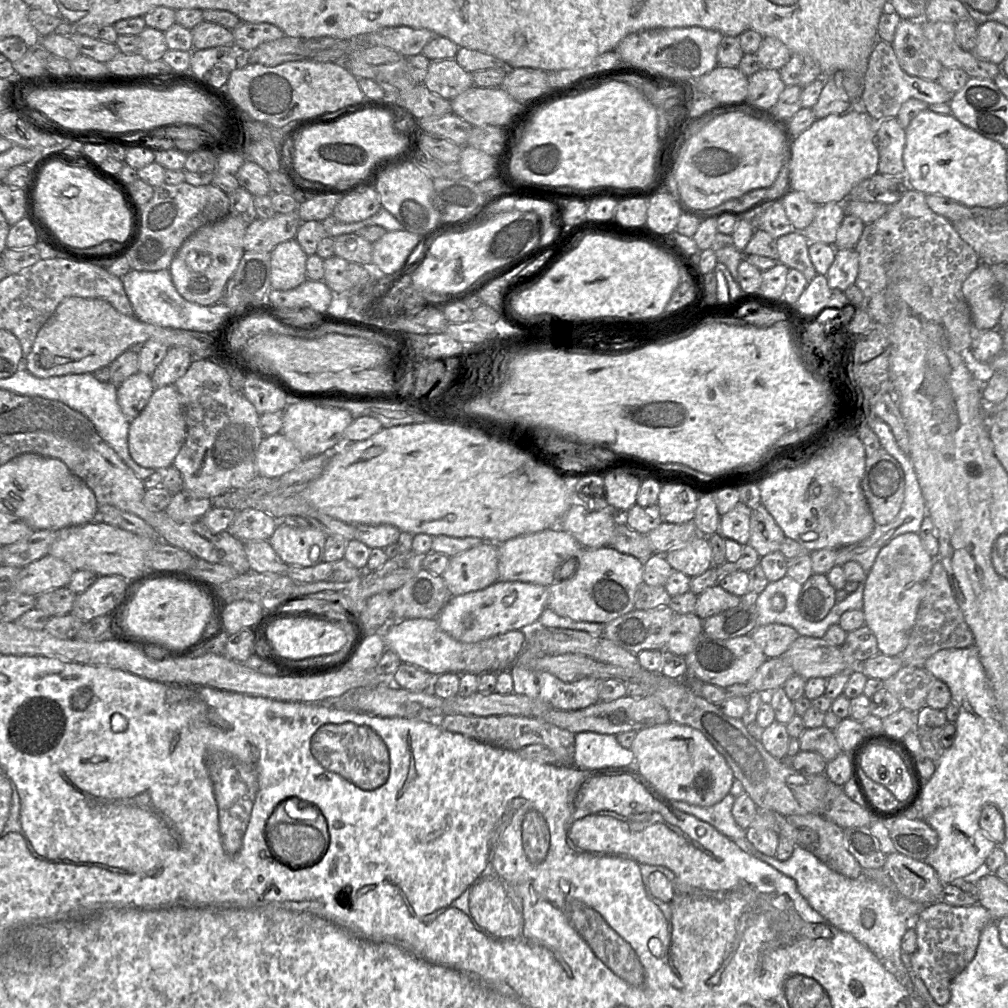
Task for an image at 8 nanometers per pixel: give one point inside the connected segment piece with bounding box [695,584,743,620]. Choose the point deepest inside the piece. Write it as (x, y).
(713, 600)

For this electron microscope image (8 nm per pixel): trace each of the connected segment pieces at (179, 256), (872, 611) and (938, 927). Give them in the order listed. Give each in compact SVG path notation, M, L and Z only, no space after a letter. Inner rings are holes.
M229 213L214 223L200 227L184 241L168 268L176 290L184 299L202 306L211 306L222 300L225 287L244 255L244 235L248 224L241 217Z
M910 532L899 535L878 553L864 582L863 612L865 614L865 624L874 633L881 654L891 657L899 656L906 648L921 601L925 595L926 583L934 561L935 559L925 550L919 533Z
M942 901L927 905L913 920L917 948L911 954L911 969L923 981L933 1000L945 1006L951 997L953 979L973 960L983 928L994 921L981 904L952 906Z

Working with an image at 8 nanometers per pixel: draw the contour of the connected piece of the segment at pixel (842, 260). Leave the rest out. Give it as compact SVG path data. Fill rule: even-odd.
M855 248L837 249L835 259L827 271L828 285L844 292L855 284L859 272L859 255Z

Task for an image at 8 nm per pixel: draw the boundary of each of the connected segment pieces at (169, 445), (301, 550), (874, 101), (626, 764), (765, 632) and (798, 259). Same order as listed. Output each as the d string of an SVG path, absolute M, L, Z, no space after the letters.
M174 385L155 388L147 405L130 422L128 449L132 459L141 467L162 471L170 467L187 436L187 423L180 395Z
M278 521L268 541L287 565L312 567L323 562L326 537L316 527L296 528Z
M877 40L868 60L868 68L864 75L864 91L861 96L861 108L876 123L896 117L902 104L909 99L917 99L928 105L948 104L952 94L954 93L948 92L937 81L908 75L899 65L891 44Z
M579 732L575 734L574 763L572 765L567 765L567 766L575 766L579 769L587 769L587 770L596 770L596 769L602 769L602 768L635 768L635 755L630 748L624 748L621 746L616 739L616 735L614 734L600 734L596 732Z
M783 624L758 626L751 634L767 659L781 657L799 636L793 627Z
M796 230L776 239L779 262L799 270L808 282L817 275L809 256L809 243L802 231Z

